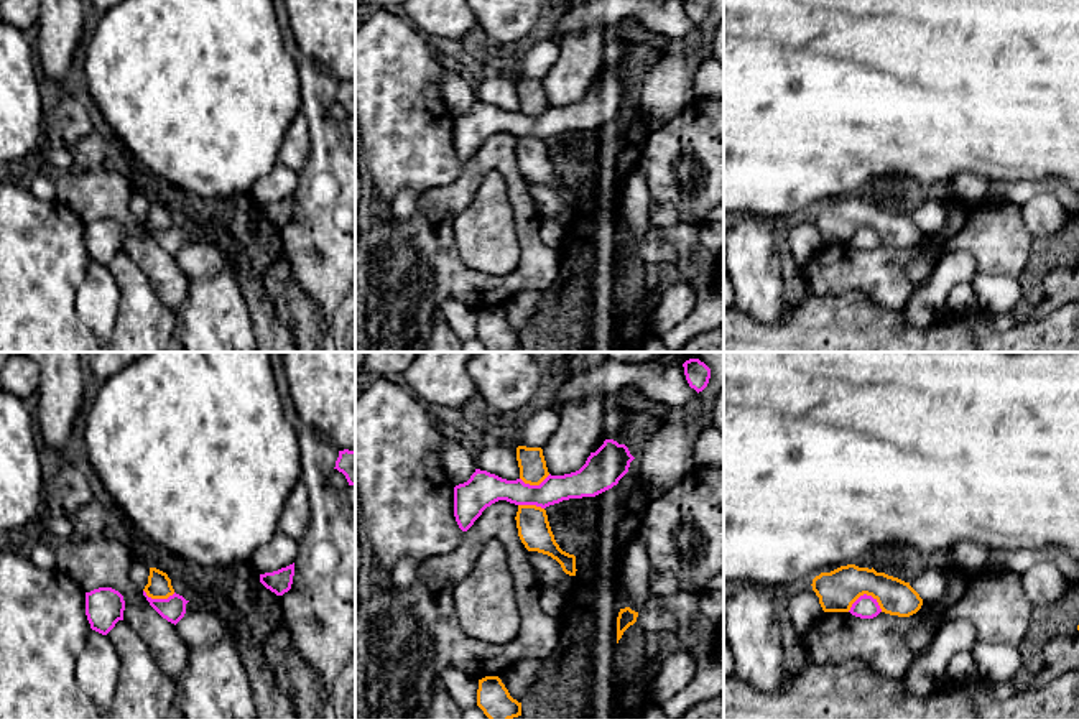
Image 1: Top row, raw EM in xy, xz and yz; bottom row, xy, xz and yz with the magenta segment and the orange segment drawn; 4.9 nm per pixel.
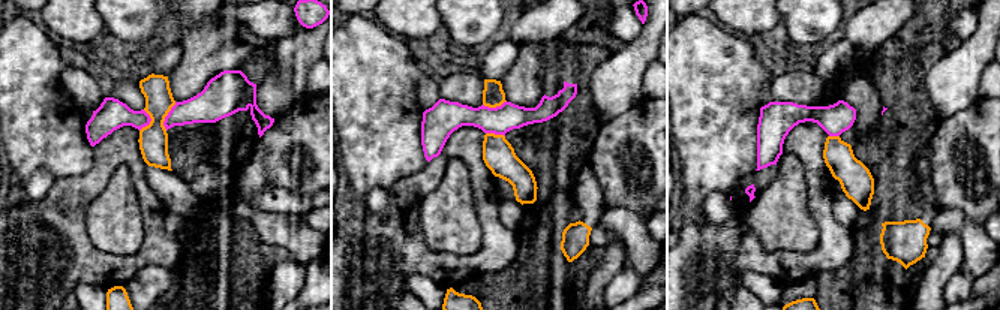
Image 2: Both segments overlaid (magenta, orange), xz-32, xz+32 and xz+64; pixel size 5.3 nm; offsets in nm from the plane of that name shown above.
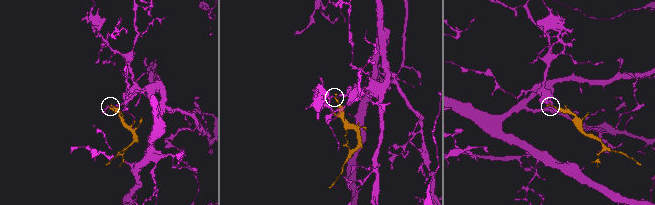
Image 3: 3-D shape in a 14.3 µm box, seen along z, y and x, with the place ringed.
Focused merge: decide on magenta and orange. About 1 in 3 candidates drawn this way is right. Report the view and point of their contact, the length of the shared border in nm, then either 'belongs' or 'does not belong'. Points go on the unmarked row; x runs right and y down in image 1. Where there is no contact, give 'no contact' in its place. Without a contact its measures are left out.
contact yz (864, 226); length 180 nm; does not belong

